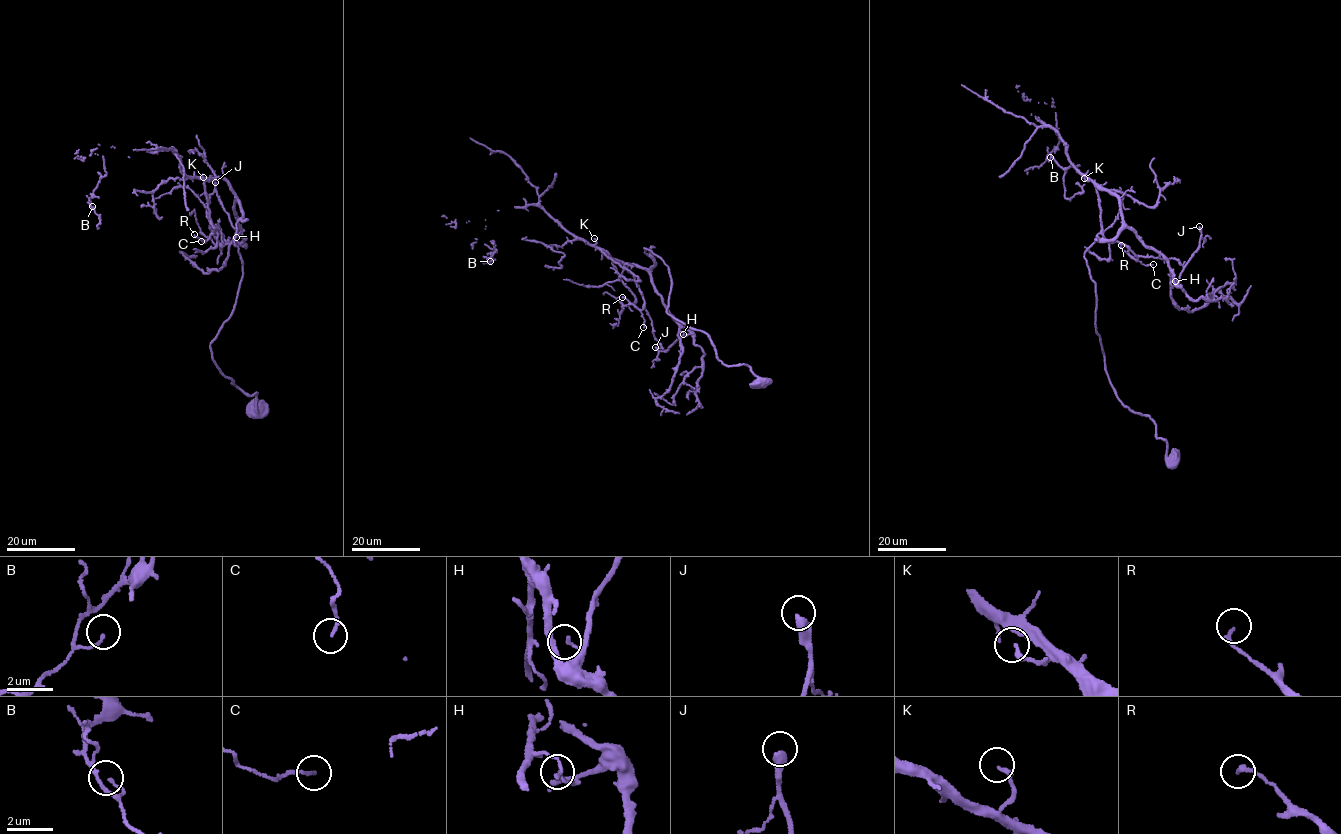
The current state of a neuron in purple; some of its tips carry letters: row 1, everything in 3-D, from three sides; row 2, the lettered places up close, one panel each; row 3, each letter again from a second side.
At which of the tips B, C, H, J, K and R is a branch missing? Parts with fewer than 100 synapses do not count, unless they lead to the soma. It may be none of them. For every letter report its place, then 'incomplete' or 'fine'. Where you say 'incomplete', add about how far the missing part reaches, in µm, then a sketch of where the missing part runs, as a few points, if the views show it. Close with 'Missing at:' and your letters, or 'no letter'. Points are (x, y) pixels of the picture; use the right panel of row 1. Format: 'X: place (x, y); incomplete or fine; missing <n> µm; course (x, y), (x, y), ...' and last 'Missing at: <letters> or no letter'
B: place (1050, 157); fine
C: place (1153, 264); fine
H: place (1175, 281); fine
J: place (1199, 226); fine
K: place (1084, 178); fine
R: place (1121, 245); fine
Missing at: no letter

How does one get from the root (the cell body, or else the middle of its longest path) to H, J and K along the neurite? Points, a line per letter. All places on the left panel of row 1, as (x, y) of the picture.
H: (258, 409), (257, 394), (233, 384), (210, 347), (242, 276), (237, 200), (233, 209), (243, 237), (236, 237)
J: (258, 409), (257, 394), (233, 384), (212, 357), (243, 263), (238, 201), (242, 237), (215, 182)
K: (258, 409), (257, 394), (233, 384), (212, 357), (242, 276), (234, 240), (242, 215), (230, 184), (203, 177)

